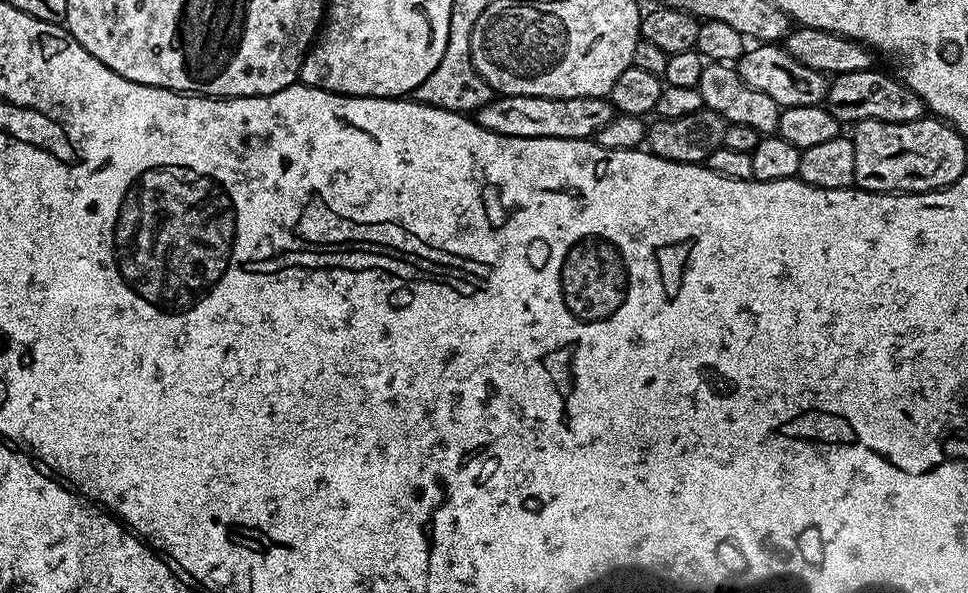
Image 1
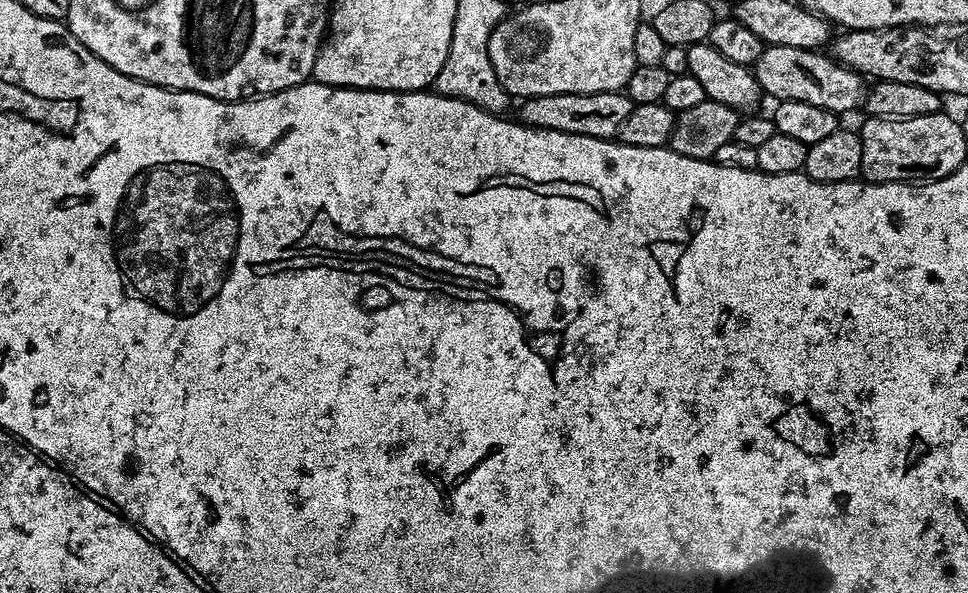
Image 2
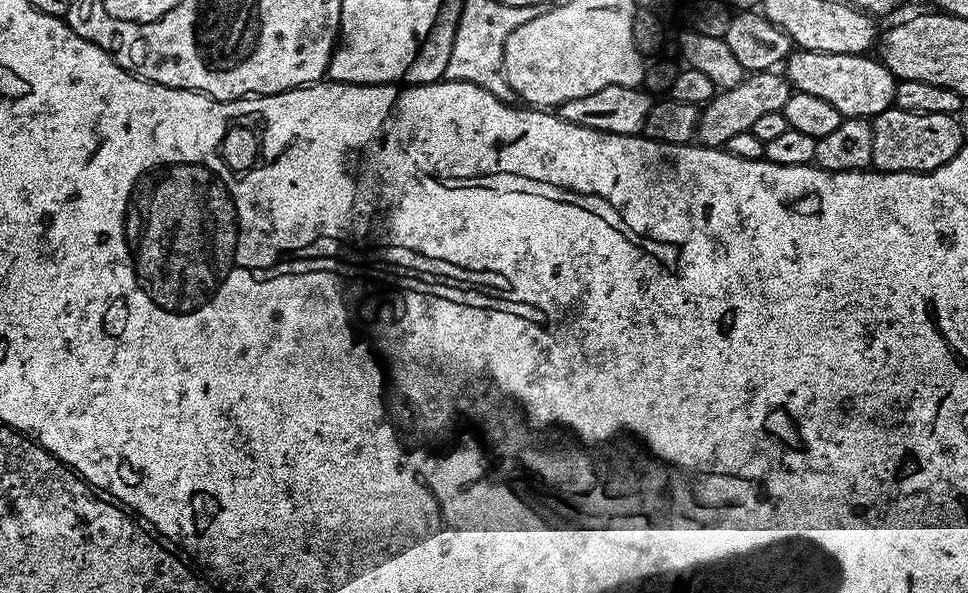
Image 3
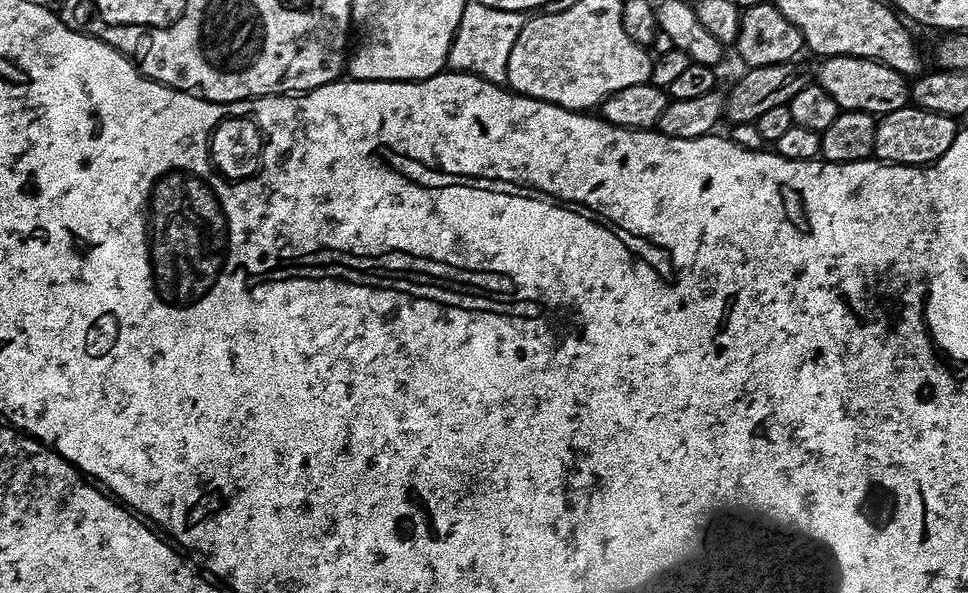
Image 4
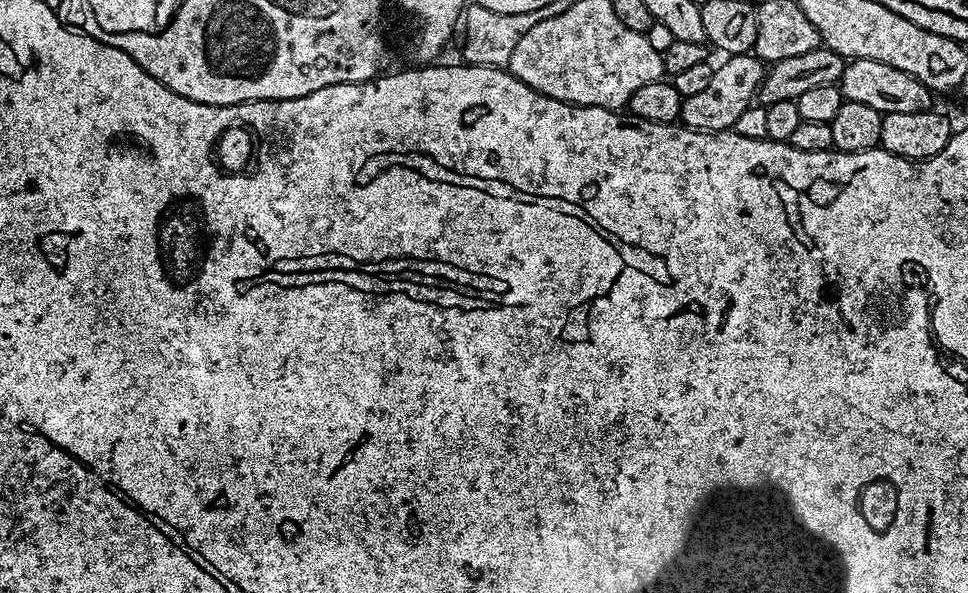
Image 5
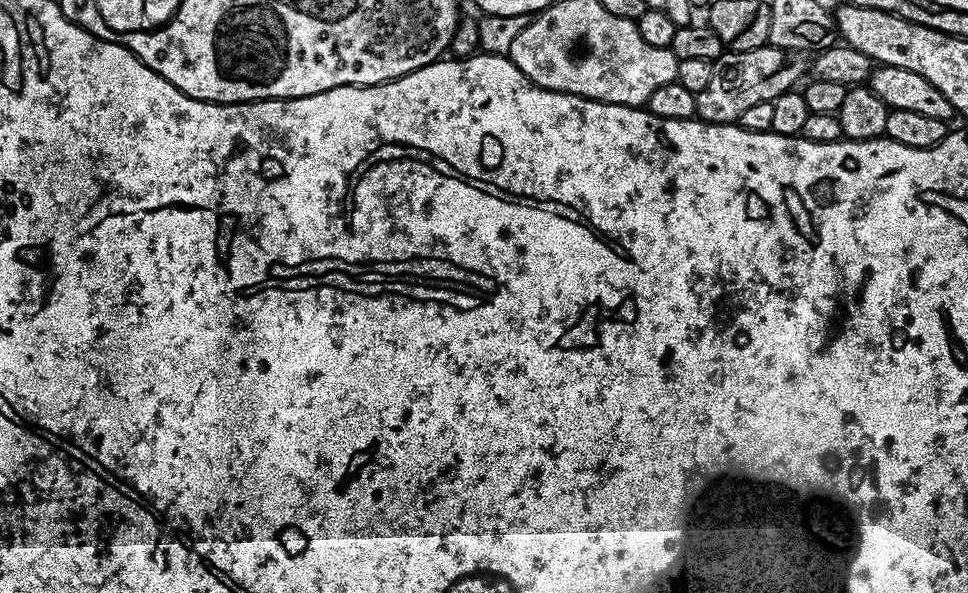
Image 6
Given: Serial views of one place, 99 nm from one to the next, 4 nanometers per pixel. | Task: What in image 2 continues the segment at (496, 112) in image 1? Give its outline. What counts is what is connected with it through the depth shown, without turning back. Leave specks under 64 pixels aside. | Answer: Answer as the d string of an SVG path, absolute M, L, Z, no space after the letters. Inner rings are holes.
M627 91L595 92L594 94L546 94L530 96L523 101L520 108L519 123L528 124L531 128L558 130L570 134L593 136L599 140L610 140L616 137L622 122L630 115L632 99Z

